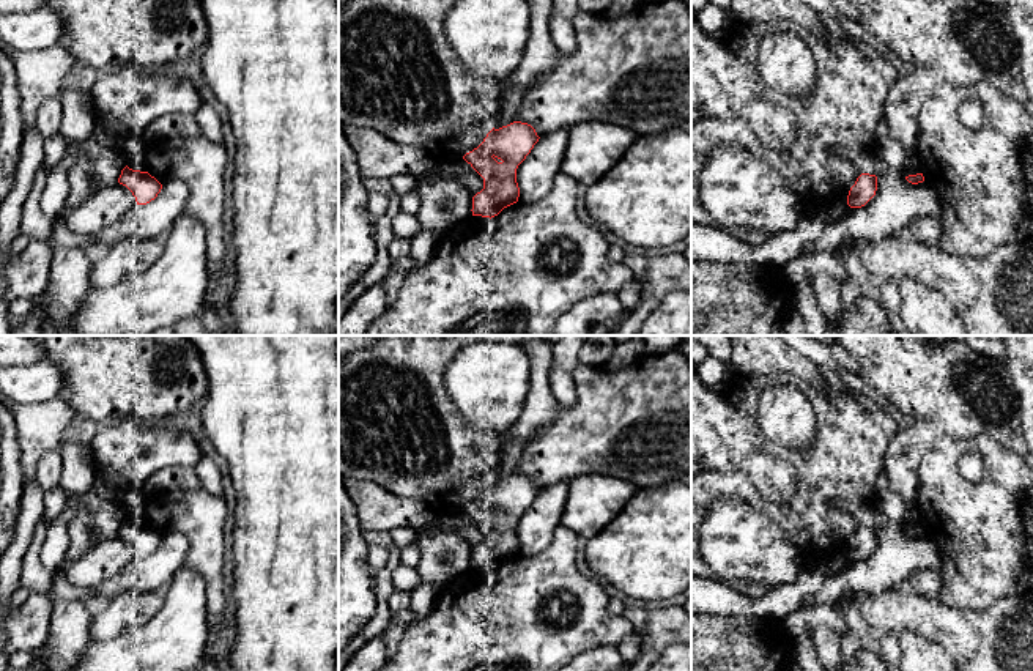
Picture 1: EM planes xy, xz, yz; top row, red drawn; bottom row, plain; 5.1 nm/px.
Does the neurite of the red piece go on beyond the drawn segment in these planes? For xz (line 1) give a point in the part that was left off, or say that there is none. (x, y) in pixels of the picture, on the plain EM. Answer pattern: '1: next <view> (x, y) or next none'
1: next none

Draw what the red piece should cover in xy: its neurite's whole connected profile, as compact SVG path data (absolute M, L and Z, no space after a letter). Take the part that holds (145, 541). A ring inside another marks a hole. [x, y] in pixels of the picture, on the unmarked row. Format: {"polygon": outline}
{"polygon": "M128 518L121 523L118 536L132 545L137 558L150 556L162 542L162 537L148 525L132 523Z"}

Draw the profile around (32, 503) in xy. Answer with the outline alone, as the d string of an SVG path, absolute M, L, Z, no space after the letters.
M36 479L25 480L14 536L0 559L0 602L11 599L11 595L22 588L22 562L33 542L35 529L43 520L46 507L44 496L46 493Z

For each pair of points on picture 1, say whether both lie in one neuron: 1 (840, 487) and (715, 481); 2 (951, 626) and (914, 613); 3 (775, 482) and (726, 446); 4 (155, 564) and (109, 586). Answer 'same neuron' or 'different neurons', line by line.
1: same neuron
2: same neuron
3: same neuron
4: same neuron

